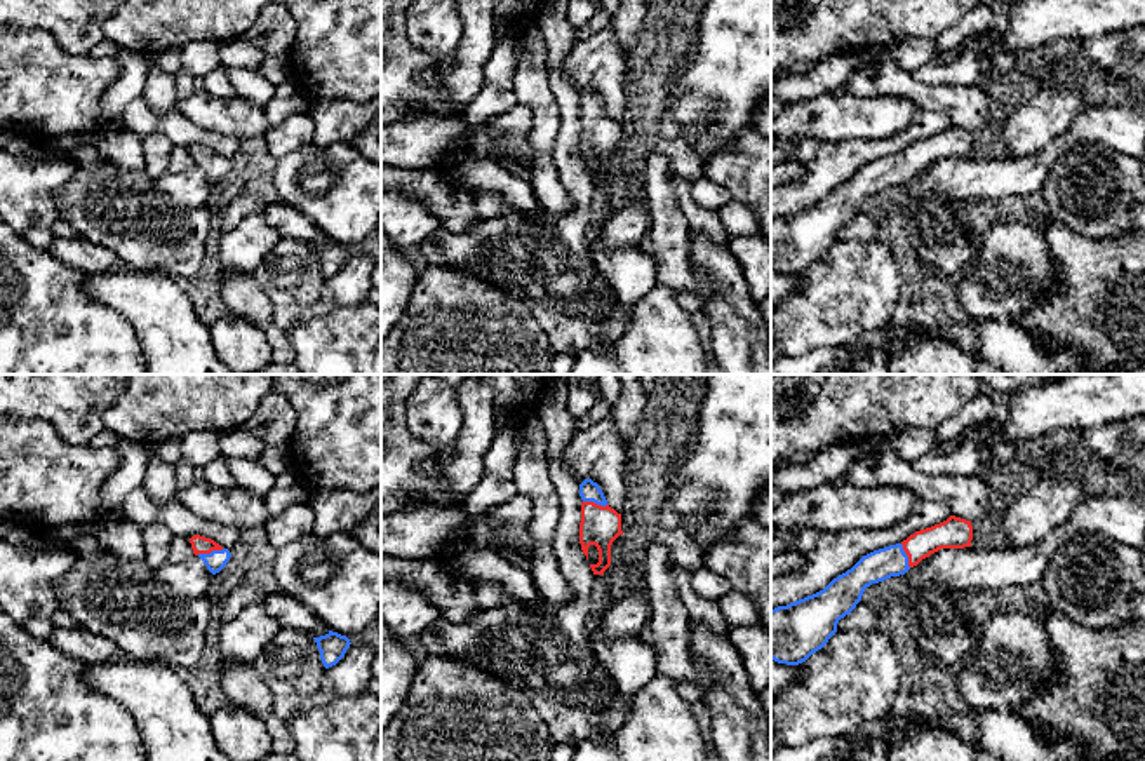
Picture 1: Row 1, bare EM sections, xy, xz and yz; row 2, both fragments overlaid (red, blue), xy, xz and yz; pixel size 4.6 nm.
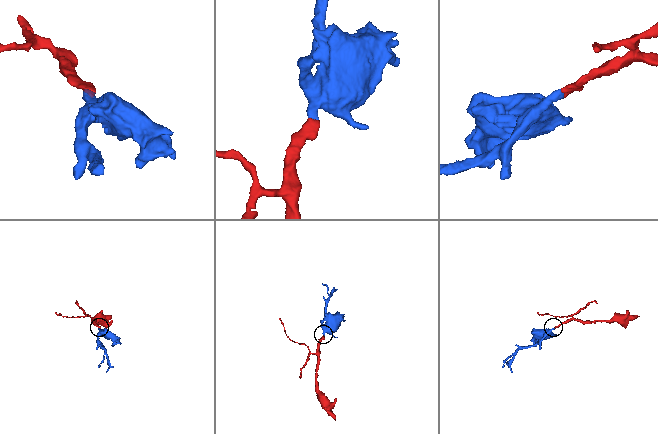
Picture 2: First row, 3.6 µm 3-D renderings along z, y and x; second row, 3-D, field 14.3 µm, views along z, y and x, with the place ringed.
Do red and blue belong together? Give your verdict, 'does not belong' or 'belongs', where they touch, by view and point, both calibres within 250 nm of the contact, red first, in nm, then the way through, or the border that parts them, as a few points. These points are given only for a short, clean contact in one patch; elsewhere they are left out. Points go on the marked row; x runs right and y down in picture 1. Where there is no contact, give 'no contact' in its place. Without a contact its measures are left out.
belongs | xy (209, 552) | 80/90 nm | across xy (199, 544), (209, 552), (214, 561)

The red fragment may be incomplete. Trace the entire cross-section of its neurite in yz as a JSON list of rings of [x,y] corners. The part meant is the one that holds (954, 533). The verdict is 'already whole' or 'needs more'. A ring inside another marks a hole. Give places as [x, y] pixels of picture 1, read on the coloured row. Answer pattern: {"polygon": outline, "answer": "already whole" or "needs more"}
{"polygon": [[[950,515],[901,543],[863,556],[823,590],[771,609],[771,658],[787,665],[806,662],[837,632],[839,620],[856,608],[867,587],[905,575],[940,549],[971,547],[971,540],[971,521]]], "answer": "needs more"}

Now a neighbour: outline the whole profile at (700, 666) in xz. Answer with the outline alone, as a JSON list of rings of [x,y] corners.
[[[691,651],[691,662],[693,662],[693,669],[694,669],[694,674],[696,674],[696,684],[701,688],[701,691],[703,691],[703,704],[706,705],[706,697],[708,697],[708,688],[710,688],[708,665],[706,665],[705,660],[696,657],[693,651]]]

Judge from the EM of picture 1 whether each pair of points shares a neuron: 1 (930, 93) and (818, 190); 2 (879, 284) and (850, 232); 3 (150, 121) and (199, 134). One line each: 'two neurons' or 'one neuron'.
1: two neurons
2: two neurons
3: one neuron

